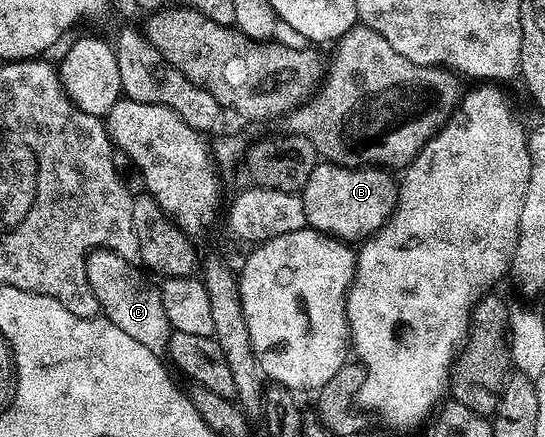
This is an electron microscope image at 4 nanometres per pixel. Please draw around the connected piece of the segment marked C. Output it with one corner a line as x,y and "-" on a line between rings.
93,249
87,258
87,277
99,300
105,319
125,331
151,353
162,356
167,353
172,327
162,307
159,285
147,283
145,273
111,249

